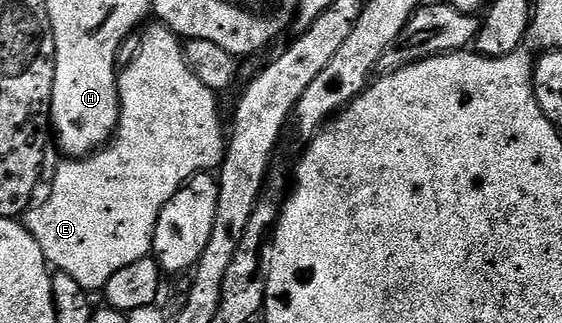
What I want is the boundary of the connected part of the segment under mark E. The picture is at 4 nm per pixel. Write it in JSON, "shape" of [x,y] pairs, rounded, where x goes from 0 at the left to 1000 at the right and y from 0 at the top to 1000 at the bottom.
{"shape":[[[270,71],[254,93],[251,158],[235,195],[219,204],[210,260],[214,375],[198,437],[155,486],[114,492],[109,511],[109,471],[89,443],[77,471],[71,554],[82,573],[93,563],[93,588],[71,638],[52,644],[46,659],[48,703],[68,765],[75,765],[87,824],[125,851],[132,876],[158,901],[183,898],[196,851],[269,786],[270,731],[288,641],[351,536],[383,526],[399,489],[402,452],[402,399],[391,390],[391,337],[384,328],[386,291],[345,232],[327,180],[322,118],[294,77]]]}

